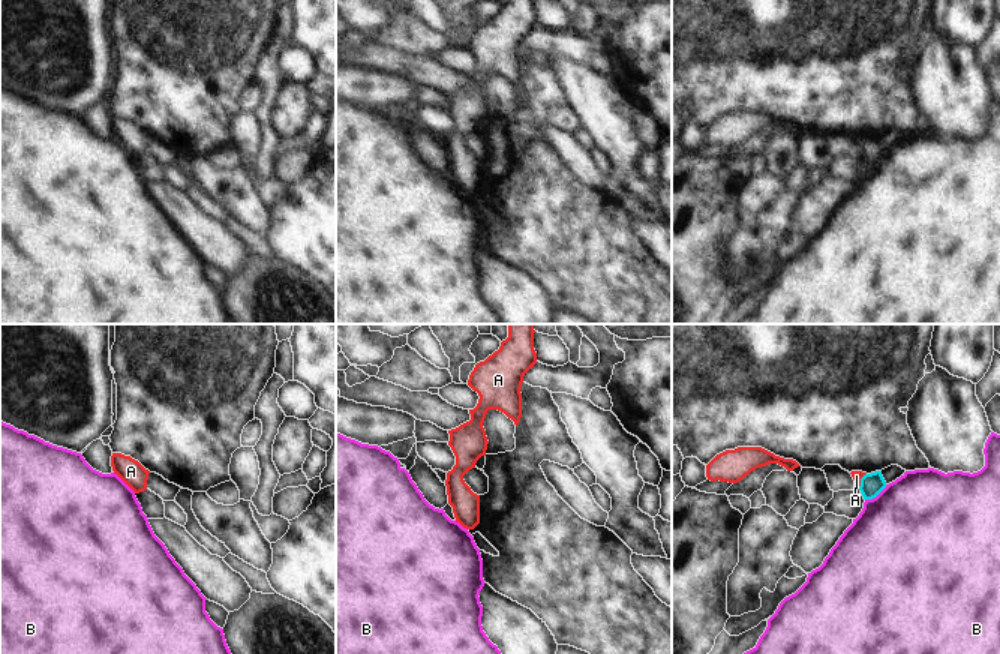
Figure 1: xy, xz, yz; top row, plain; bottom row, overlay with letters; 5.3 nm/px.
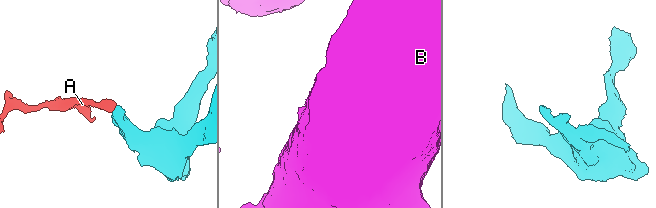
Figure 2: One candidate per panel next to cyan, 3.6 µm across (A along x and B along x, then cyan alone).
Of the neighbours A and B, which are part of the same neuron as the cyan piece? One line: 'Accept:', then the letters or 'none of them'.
Accept: none of them.

